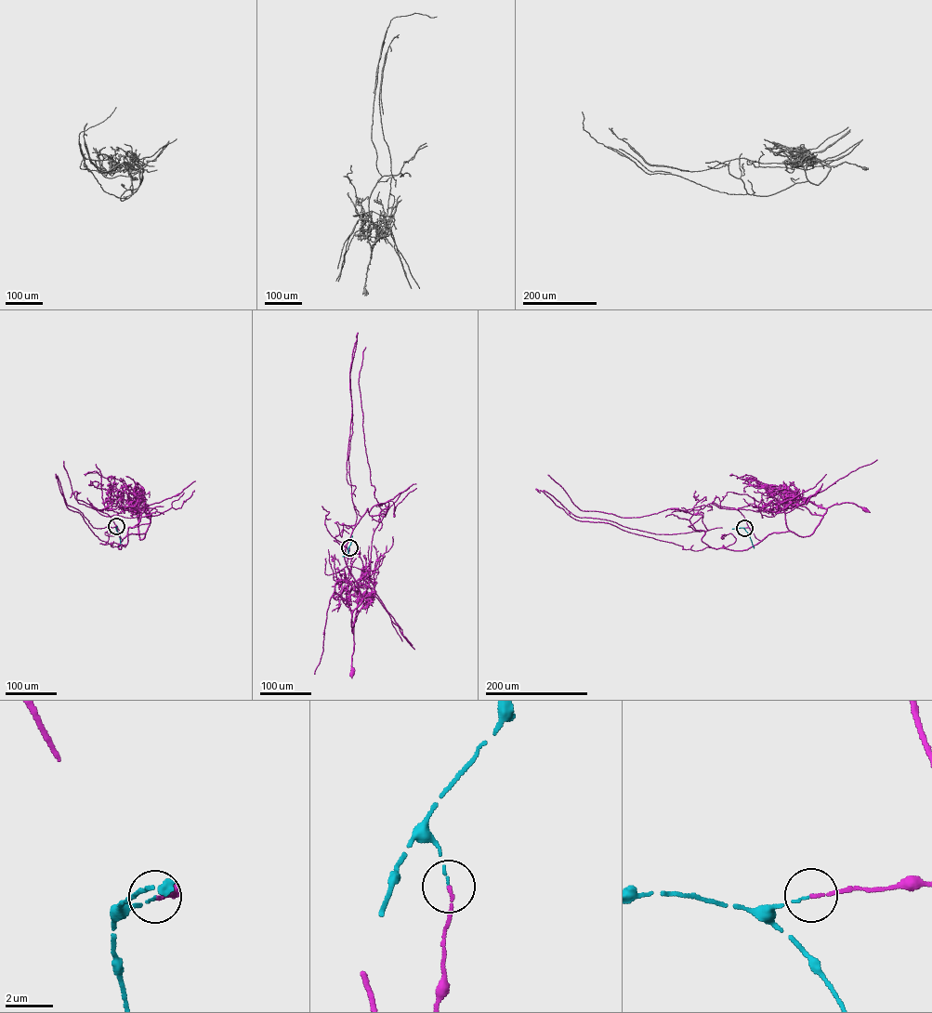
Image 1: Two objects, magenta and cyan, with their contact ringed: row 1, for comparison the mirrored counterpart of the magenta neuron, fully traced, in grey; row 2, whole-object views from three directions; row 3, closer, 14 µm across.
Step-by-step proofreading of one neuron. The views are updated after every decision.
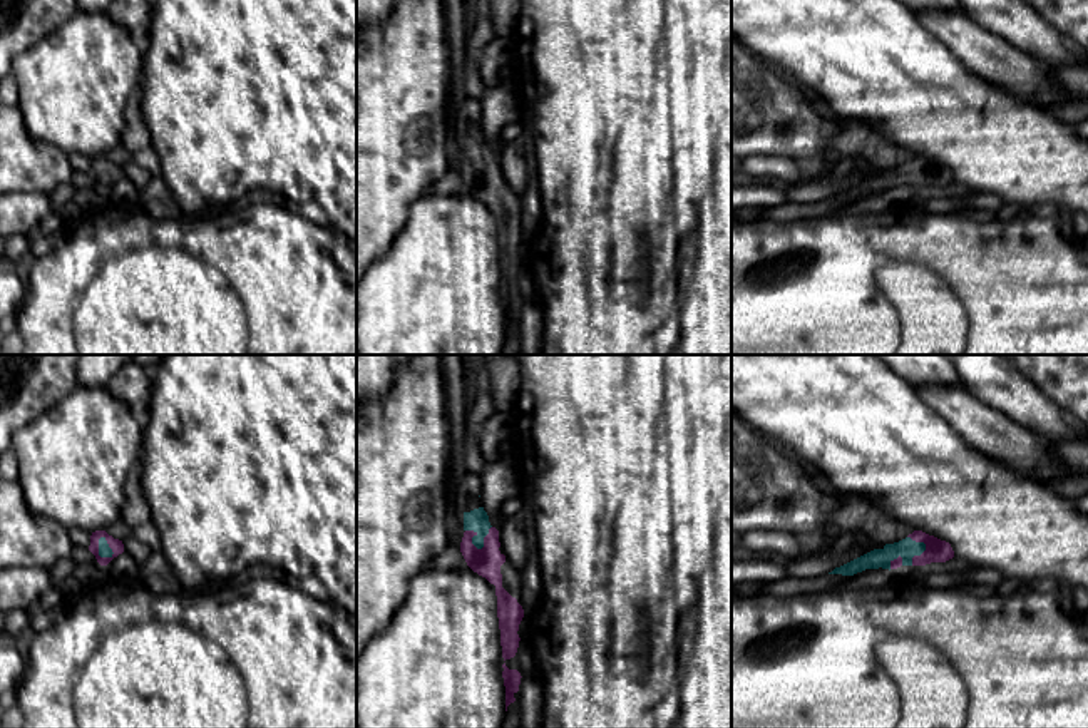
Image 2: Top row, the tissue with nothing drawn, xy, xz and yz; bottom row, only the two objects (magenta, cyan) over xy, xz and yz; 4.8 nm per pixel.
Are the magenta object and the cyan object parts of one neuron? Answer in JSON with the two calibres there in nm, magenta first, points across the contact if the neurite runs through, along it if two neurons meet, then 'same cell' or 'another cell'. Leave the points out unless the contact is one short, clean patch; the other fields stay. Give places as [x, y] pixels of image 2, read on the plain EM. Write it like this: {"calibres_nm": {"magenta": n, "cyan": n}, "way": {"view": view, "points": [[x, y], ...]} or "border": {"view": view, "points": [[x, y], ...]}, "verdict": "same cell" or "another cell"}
{"calibres_nm": {"magenta": 140, "cyan": 110}, "way": {"view": "xz", "points": [[486, 186], [484, 164], [477, 144]]}, "verdict": "same cell"}

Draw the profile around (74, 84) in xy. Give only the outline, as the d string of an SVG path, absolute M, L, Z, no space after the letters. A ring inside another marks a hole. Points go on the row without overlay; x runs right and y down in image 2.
M77 10L35 47L17 55L12 75L18 85L18 109L35 141L60 147L67 156L105 156L122 146L126 104L142 82L142 52L131 33L107 12Z

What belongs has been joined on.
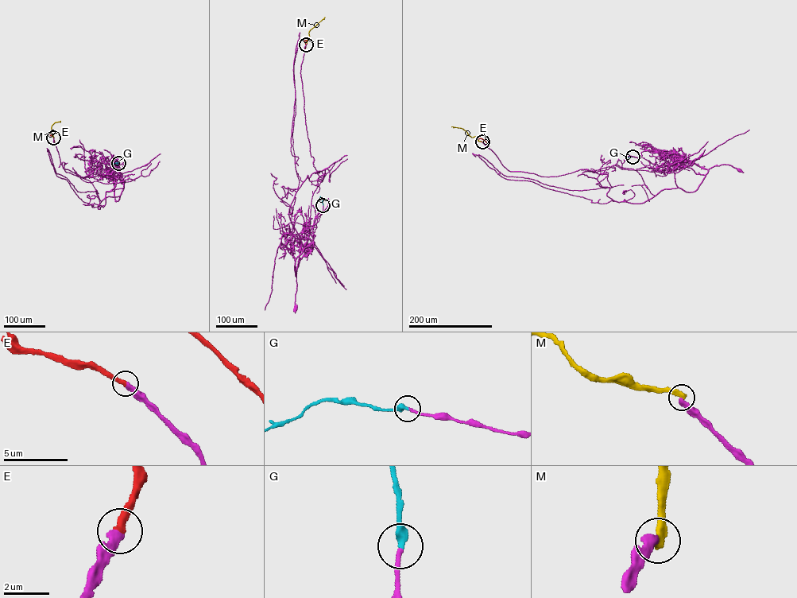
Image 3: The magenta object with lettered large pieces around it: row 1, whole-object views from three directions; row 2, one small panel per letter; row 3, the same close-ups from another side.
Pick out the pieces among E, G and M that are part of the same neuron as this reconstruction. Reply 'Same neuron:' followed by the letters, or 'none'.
Same neuron: E, G

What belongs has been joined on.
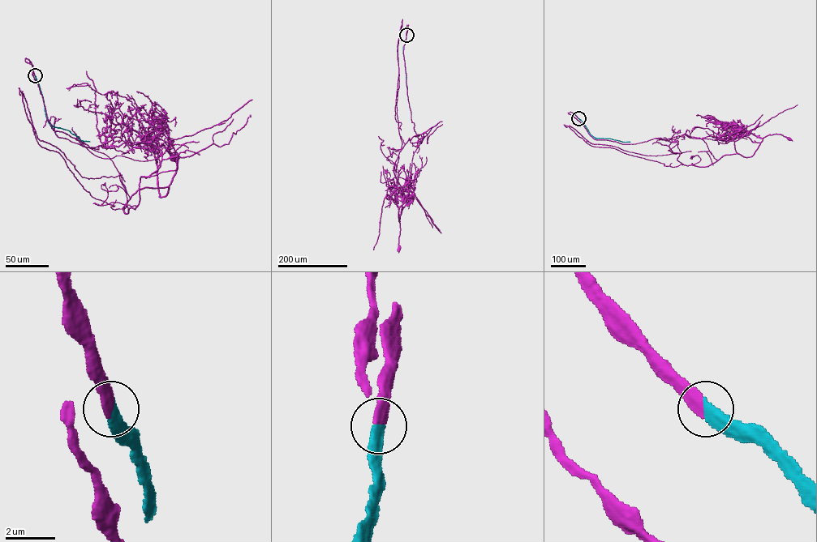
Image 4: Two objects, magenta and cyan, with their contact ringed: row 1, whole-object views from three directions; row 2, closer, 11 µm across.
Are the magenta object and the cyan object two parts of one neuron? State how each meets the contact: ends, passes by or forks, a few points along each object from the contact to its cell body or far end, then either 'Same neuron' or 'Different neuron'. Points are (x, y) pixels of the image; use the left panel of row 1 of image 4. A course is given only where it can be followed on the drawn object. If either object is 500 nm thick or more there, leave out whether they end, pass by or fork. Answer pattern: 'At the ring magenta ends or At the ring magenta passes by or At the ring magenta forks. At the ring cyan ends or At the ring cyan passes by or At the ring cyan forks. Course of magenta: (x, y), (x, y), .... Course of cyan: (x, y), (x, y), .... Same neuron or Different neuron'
At the ring magenta ends. At the ring cyan ends. Course of magenta: (34, 75), (25, 58), (53, 130), (161, 151), (126, 213), (139, 189), (165, 195), (162, 143), (174, 158). Course of cyan: (34, 75), (46, 117), (51, 124), (70, 131), (82, 140), (90, 142). Same neuron

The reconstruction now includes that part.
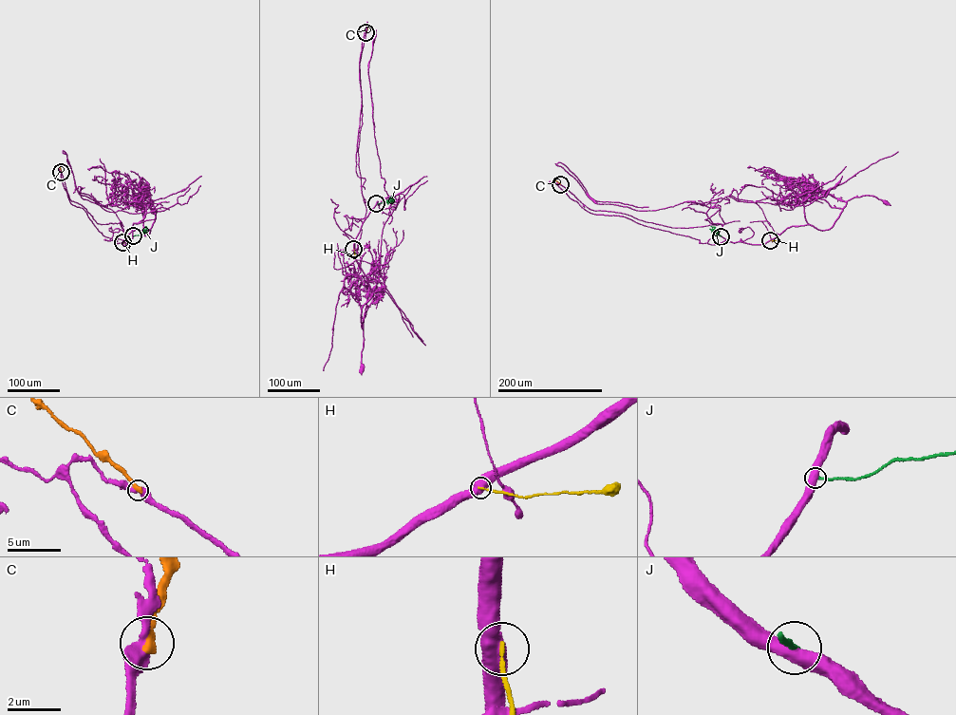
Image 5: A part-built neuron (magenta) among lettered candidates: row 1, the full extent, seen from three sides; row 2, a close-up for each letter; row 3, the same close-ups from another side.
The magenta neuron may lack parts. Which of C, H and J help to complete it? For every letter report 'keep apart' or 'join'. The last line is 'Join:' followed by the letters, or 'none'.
C: keep apart
H: keep apart
J: keep apart
Join: none

